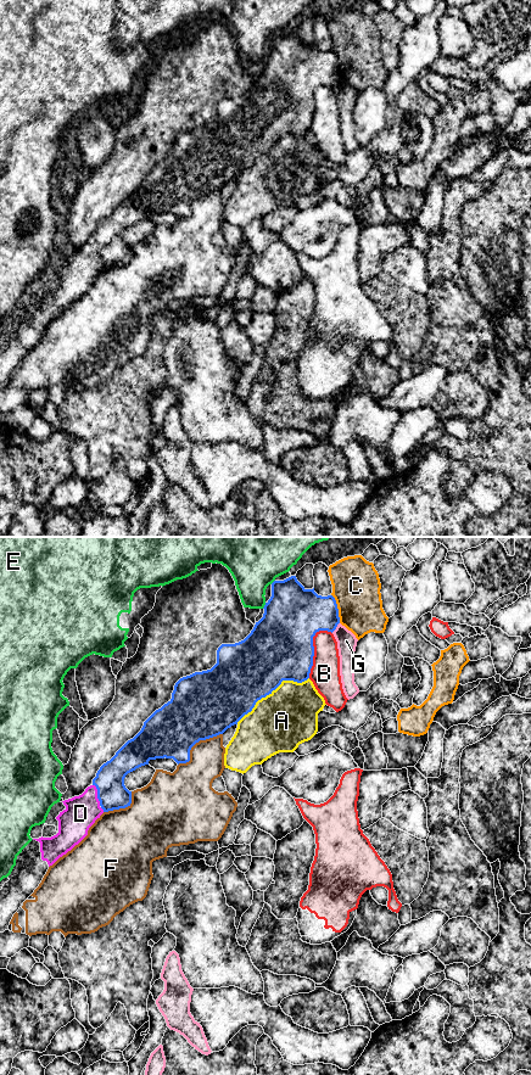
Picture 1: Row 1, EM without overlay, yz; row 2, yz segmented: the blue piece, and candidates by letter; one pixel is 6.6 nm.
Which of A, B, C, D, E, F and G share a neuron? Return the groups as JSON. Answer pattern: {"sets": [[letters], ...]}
{"sets": [["A"], ["B"], ["C"], ["D"], ["E"], ["F"], ["G"]]}

